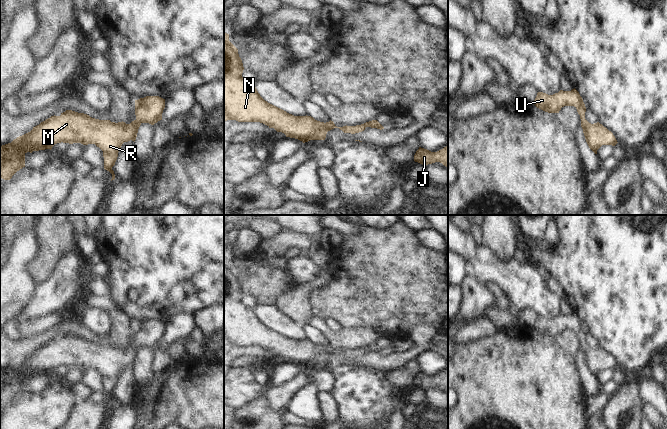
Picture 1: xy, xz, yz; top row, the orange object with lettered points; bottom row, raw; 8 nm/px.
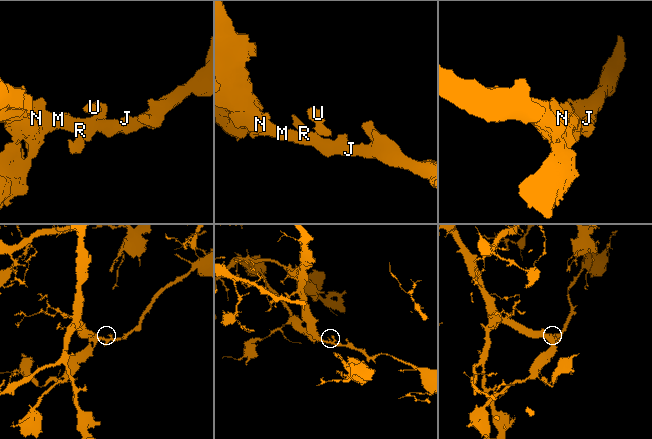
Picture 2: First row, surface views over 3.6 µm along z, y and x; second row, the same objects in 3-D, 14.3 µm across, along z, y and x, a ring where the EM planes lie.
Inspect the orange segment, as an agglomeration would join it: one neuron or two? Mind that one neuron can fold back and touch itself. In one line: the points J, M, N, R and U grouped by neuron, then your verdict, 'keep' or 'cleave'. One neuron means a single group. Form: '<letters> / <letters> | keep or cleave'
J M N R U | keep

